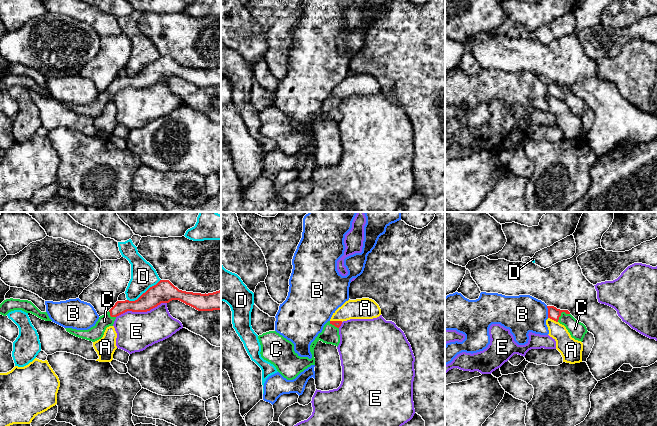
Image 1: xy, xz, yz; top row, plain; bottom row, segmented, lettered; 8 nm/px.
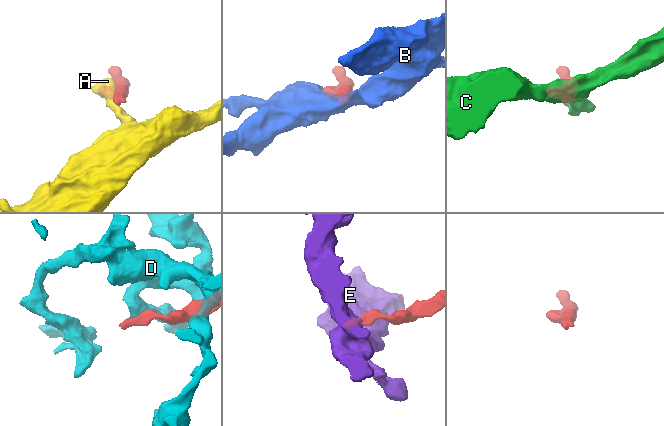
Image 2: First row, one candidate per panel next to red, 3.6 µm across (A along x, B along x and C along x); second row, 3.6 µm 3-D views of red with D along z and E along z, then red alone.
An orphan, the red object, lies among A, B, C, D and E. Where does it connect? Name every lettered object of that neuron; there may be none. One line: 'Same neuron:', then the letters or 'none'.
Same neuron: C

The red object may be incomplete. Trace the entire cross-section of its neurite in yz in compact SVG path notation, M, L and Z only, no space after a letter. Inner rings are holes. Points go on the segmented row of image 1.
M547 306L548 318L564 325L571 337L578 341L583 341L585 334L588 332L586 326L576 320L568 310L560 310L554 306Z

